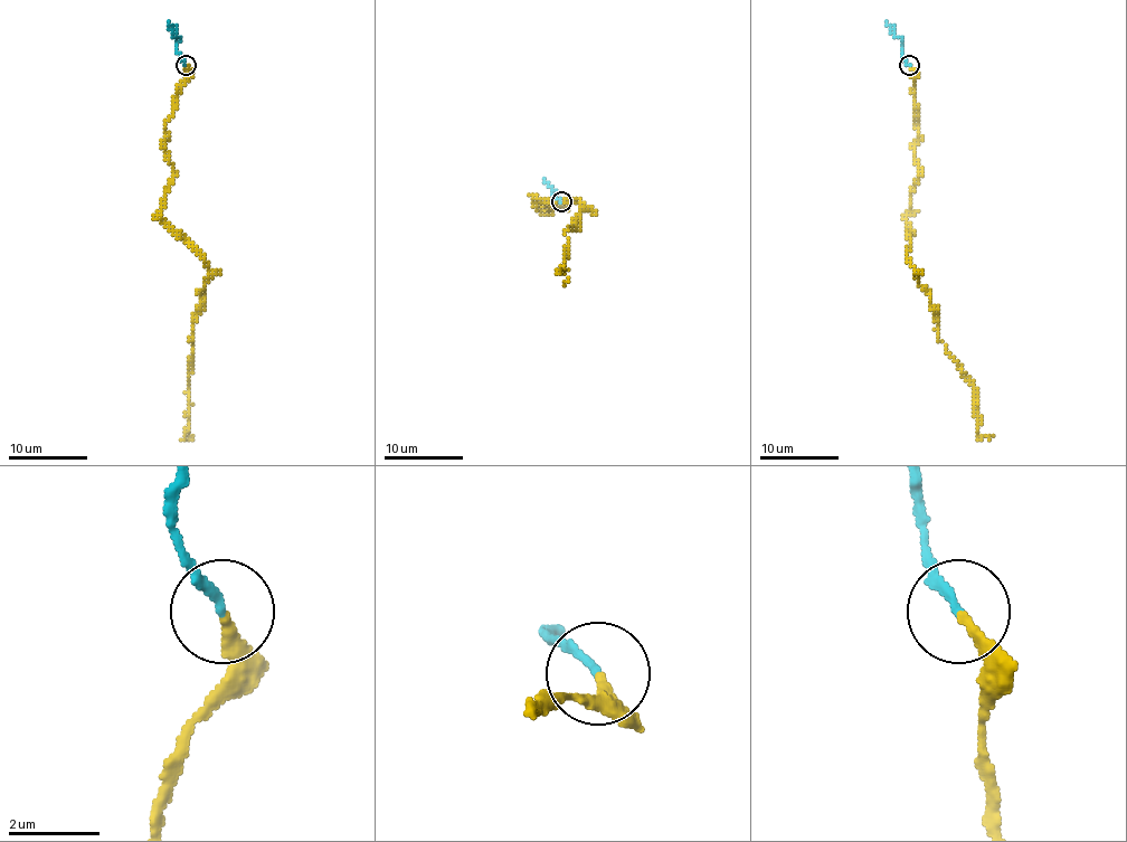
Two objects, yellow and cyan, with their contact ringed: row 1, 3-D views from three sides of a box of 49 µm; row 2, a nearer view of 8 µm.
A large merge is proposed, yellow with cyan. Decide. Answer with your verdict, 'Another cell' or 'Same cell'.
Same cell

